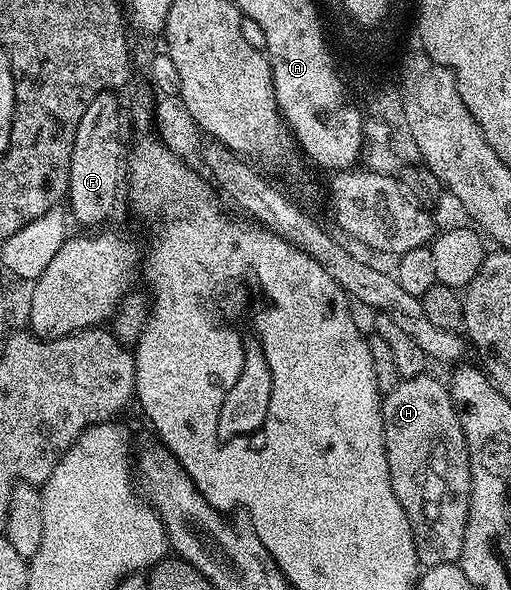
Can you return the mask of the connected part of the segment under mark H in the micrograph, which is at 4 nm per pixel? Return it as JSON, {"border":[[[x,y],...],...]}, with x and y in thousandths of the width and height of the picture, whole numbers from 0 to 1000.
{"border":[[[832,631],[814,639],[775,644],[775,653],[759,666],[755,661],[748,675],[750,749],[761,785],[761,812],[769,839],[777,839],[793,866],[793,880],[800,880],[808,920],[816,927],[816,947],[828,961],[888,958],[896,953],[922,844],[922,786],[910,751],[910,731],[902,731],[902,714],[894,710],[881,658],[843,637],[841,631]]]}

